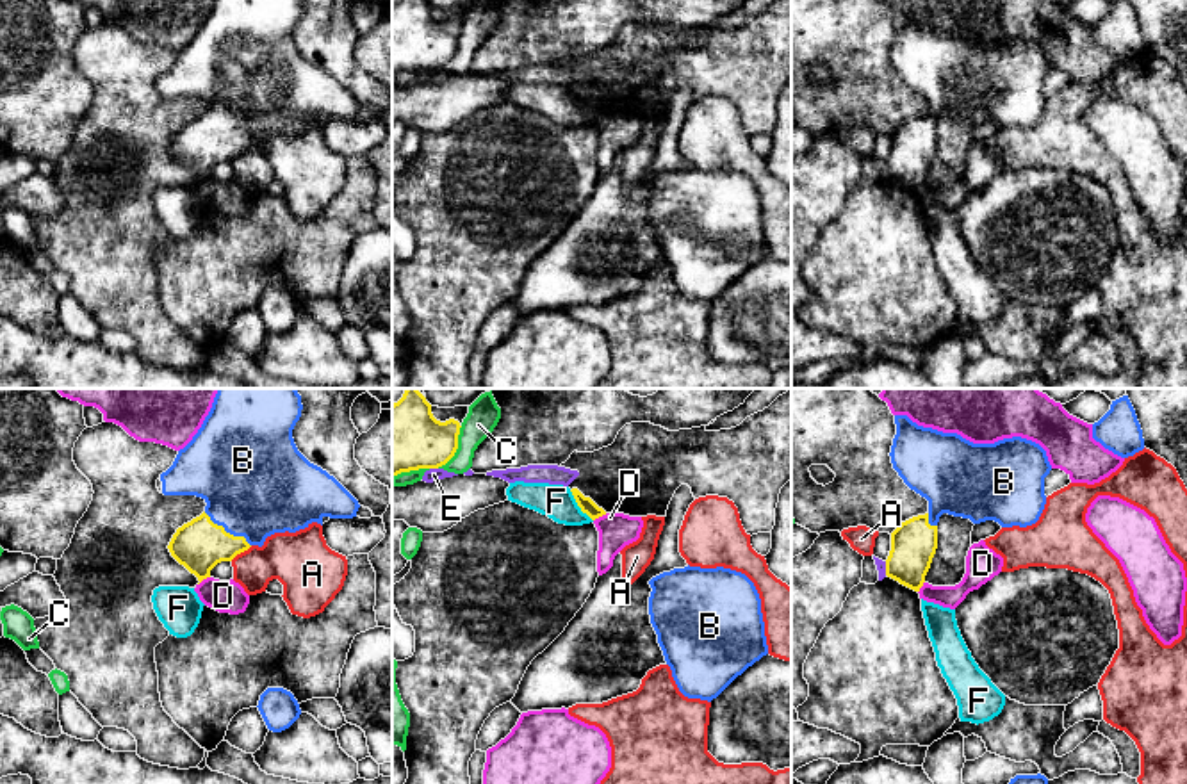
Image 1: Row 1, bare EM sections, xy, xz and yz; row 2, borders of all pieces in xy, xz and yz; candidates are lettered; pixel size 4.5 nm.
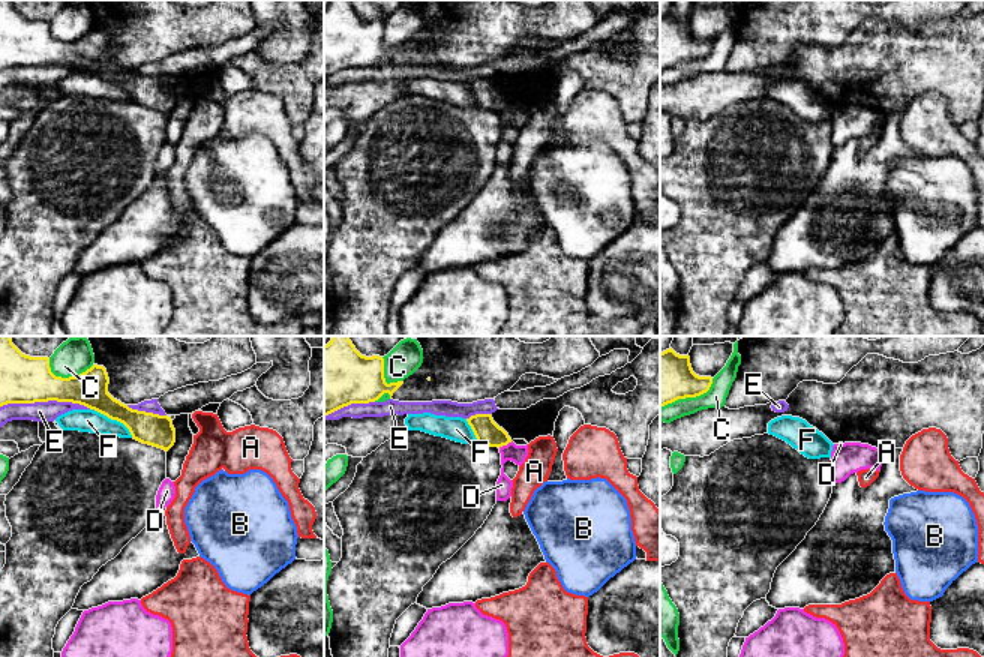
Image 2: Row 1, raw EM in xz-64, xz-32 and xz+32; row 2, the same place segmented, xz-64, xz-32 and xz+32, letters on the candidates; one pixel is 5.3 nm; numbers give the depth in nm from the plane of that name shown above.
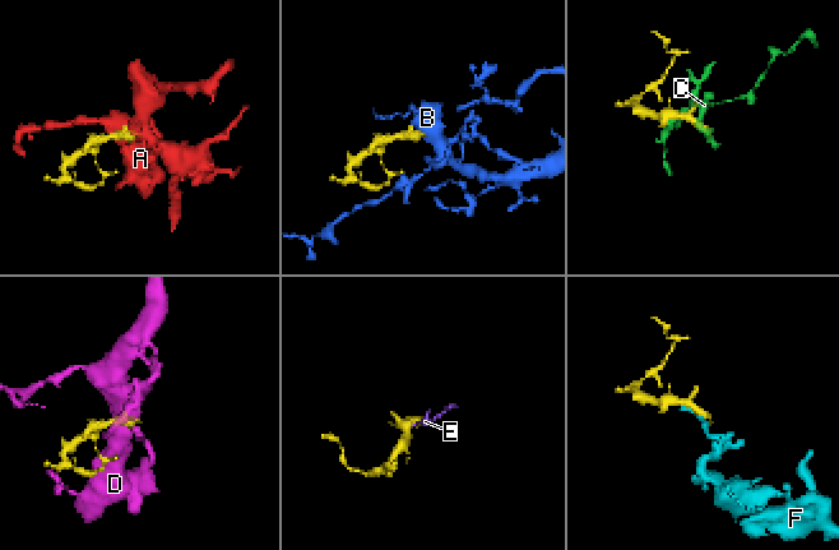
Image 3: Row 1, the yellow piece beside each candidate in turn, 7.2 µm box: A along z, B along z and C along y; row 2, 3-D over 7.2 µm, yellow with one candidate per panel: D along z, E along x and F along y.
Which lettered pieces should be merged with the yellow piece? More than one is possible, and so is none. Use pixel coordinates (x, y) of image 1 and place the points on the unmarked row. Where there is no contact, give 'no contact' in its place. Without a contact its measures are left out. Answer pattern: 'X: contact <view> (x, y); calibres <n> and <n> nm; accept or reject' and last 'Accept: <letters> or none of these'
A: contact xy (241, 152); calibres 220 and 240 nm; reject
B: contact xy (229, 134); calibres 220 and 460 nm; accept
C: contact xz (457, 48); calibres 320 and 140 nm; reject
D: contact xz (599, 116); calibres 70 and 160 nm; reject
E: contact xz (433, 68); calibres 320 and 60 nm; reject
F: contact xz (578, 106); calibres 70 and 160 nm; reject
Accept: B

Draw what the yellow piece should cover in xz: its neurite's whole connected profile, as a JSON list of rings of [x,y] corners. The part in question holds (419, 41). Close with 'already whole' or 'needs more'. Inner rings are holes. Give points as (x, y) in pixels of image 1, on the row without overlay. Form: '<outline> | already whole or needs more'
[[[399,0],[392,5],[392,78],[419,69],[446,66],[458,50],[460,23],[440,23],[426,0]]] | already whole

